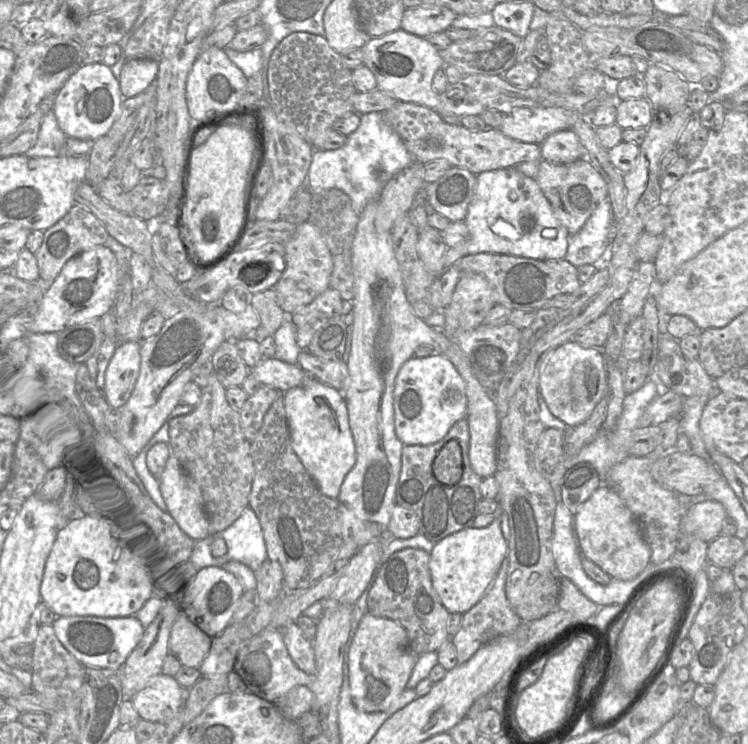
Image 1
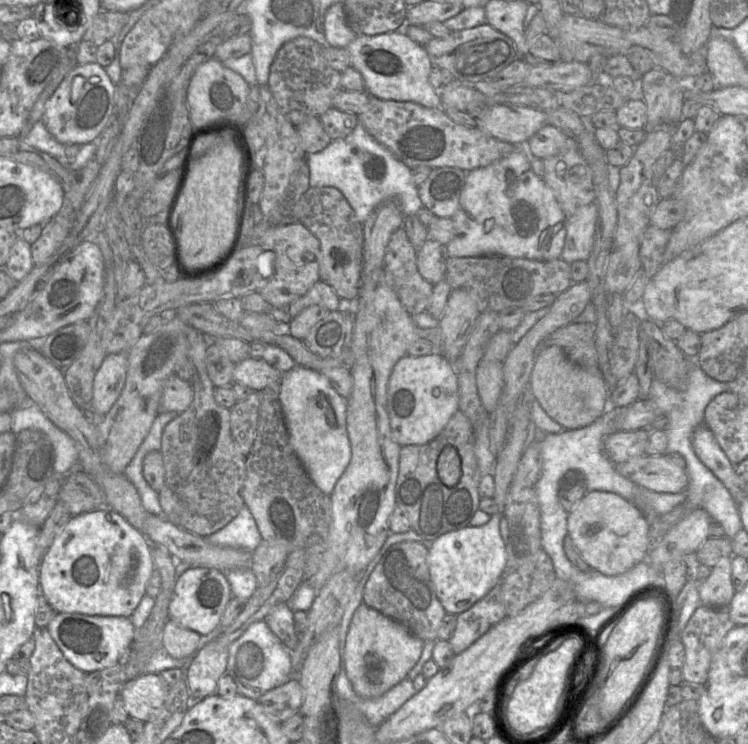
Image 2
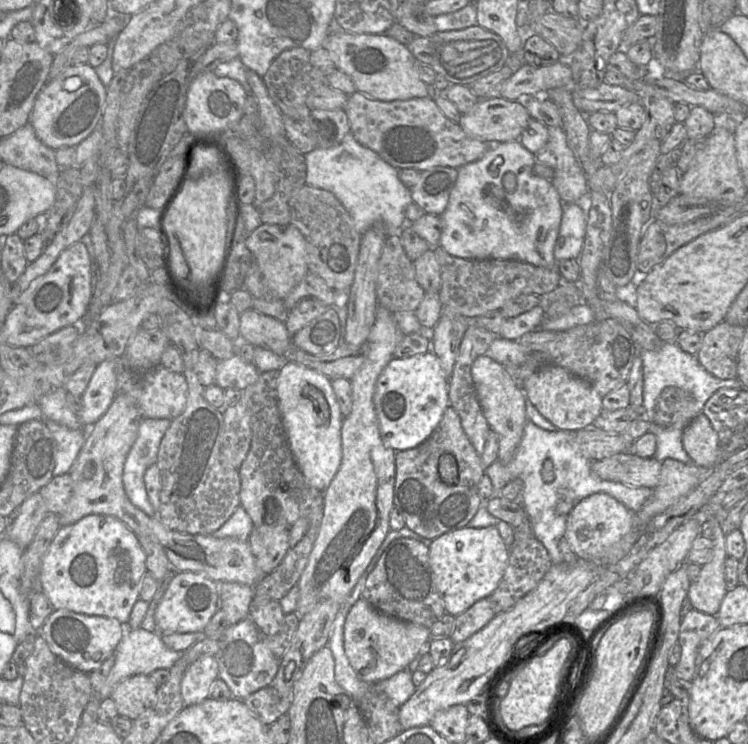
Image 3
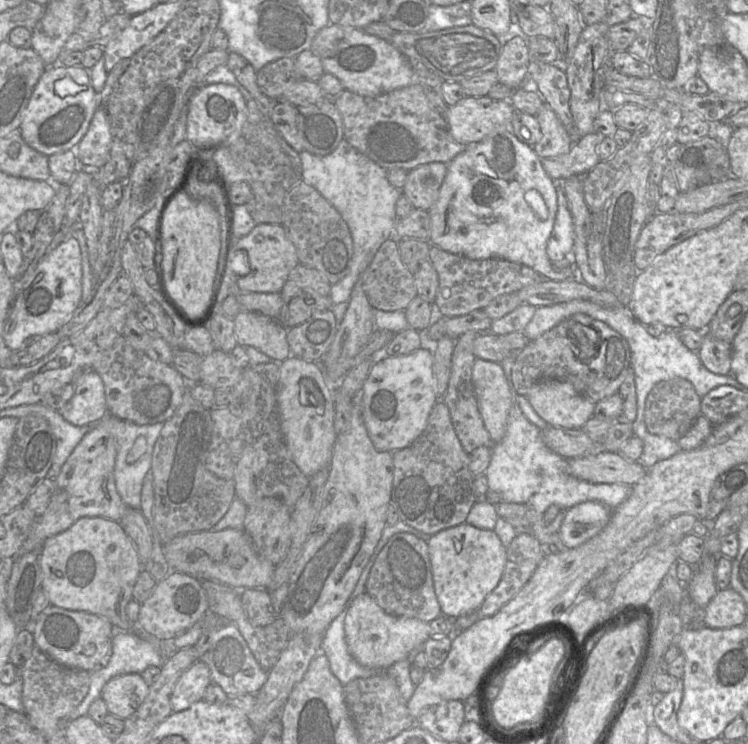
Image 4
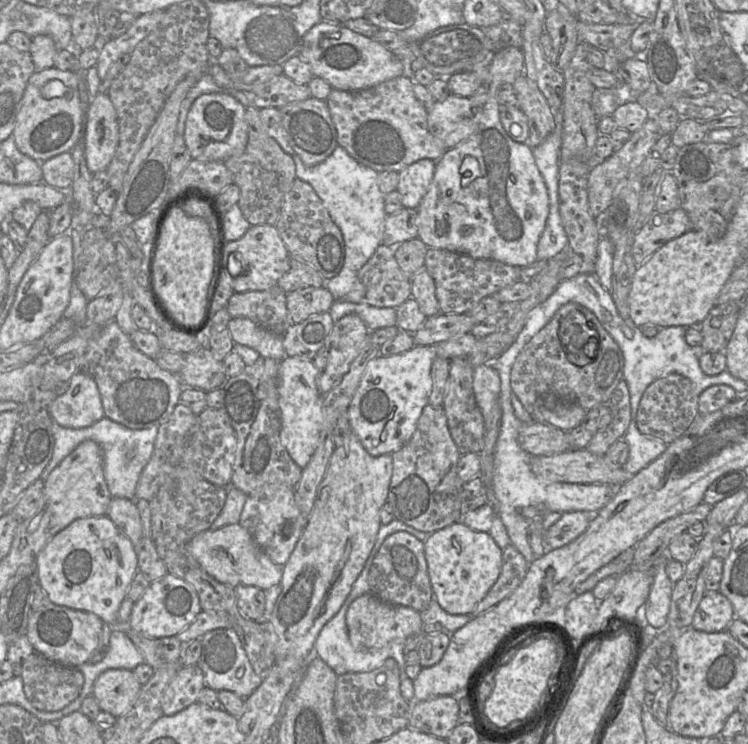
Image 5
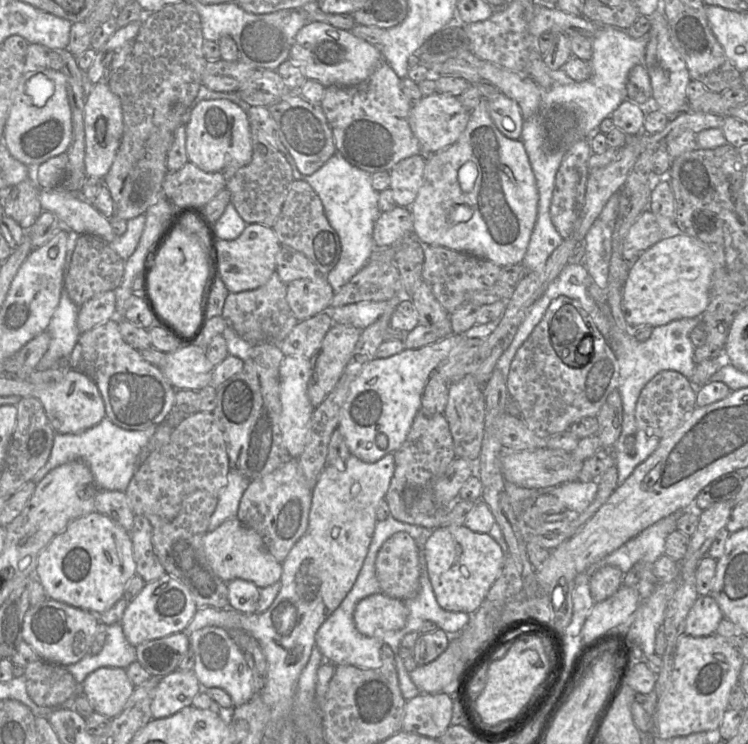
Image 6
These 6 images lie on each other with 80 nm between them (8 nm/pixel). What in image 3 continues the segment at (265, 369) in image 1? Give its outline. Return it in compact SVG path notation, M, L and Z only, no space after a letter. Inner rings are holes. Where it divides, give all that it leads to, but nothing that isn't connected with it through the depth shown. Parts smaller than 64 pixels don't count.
M239 356L218 362L216 369L216 385L225 388L244 390L254 384L260 372L253 362L246 362Z

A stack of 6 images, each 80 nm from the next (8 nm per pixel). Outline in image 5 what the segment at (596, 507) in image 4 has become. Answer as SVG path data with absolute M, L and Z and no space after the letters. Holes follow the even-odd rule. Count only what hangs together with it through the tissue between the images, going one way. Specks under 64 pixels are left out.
M583 511L562 513L562 517L545 530L545 543L552 549L571 543L586 531L594 514Z

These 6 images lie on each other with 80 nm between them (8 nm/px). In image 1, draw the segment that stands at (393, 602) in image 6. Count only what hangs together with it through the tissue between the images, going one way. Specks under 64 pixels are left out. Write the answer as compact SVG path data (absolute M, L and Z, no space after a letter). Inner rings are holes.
M367 612L349 649L349 683L354 705L361 711L386 710L404 691L418 656L408 649L406 630L396 621Z

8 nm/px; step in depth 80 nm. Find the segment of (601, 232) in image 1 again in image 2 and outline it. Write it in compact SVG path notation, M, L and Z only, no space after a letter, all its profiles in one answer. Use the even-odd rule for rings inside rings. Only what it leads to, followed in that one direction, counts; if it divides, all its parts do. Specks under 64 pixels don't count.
M595 202L580 206L566 218L566 238L561 259L571 264L577 260L587 261L594 244L598 208Z

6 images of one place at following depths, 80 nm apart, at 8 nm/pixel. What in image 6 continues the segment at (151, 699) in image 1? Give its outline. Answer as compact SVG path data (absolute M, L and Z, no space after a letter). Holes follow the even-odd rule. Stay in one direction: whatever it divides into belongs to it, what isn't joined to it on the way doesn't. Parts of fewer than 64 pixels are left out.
M118 667L98 668L83 682L83 694L93 710L110 719L123 711L134 689L126 669Z

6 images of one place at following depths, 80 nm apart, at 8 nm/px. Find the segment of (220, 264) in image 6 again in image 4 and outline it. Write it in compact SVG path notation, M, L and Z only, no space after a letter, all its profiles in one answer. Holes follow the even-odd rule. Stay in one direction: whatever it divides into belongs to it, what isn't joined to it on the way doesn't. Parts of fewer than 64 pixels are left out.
M257 224L247 236L232 241L227 259L229 259L231 249L236 251L245 250L249 258L250 272L244 277L238 277L237 279L237 284L241 293L280 293L291 272L300 264L296 248L287 236L282 225Z

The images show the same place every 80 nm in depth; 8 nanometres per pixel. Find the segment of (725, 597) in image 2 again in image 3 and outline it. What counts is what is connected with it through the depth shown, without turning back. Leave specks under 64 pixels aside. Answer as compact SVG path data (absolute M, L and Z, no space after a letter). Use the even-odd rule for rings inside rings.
M709 502L697 513L694 518L707 520L712 527L713 557L710 562L701 566L700 573L695 581L692 581L687 601L692 609L699 612L715 615L721 602L727 593L724 579L724 562L728 557L725 547L725 537L717 518L706 513Z

